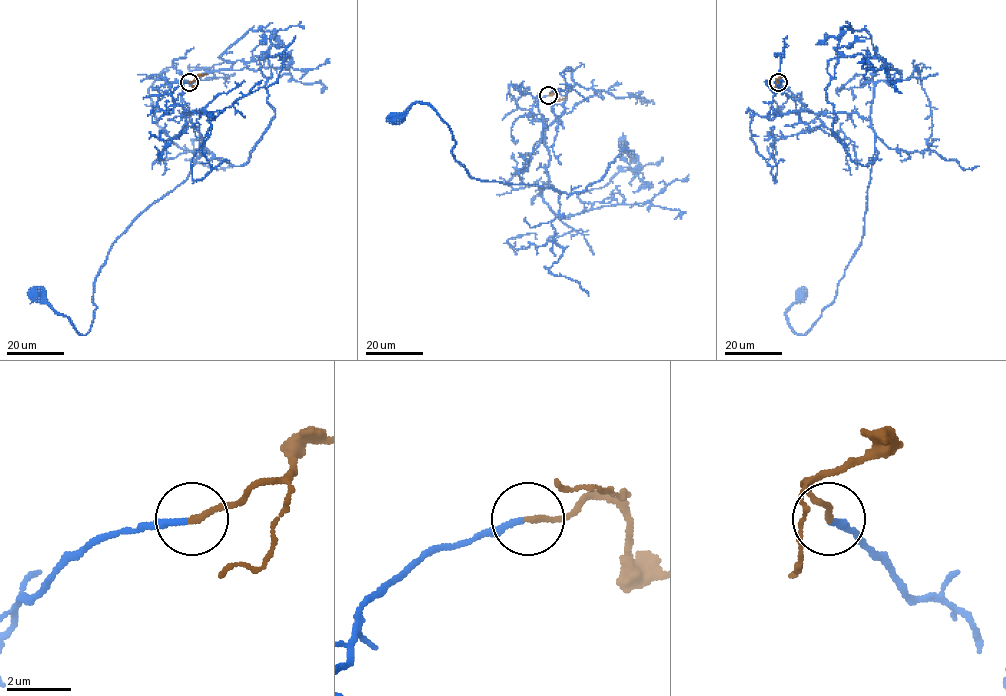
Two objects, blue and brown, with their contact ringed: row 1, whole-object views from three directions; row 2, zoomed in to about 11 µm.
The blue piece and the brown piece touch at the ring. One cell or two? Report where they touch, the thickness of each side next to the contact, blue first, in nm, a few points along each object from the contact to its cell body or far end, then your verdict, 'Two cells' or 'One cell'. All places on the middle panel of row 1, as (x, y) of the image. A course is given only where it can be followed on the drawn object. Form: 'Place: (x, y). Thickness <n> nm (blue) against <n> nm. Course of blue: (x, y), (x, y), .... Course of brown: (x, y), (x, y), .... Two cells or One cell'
Place: (548, 95). Thickness 190 nm (blue) against 170 nm. Course of blue: (548, 95), (530, 109), (547, 126), (546, 174), (561, 192), (472, 177), (424, 103), (394, 120). Course of brown: (548, 95), (555, 93), (559, 99), (565, 96). One cell

